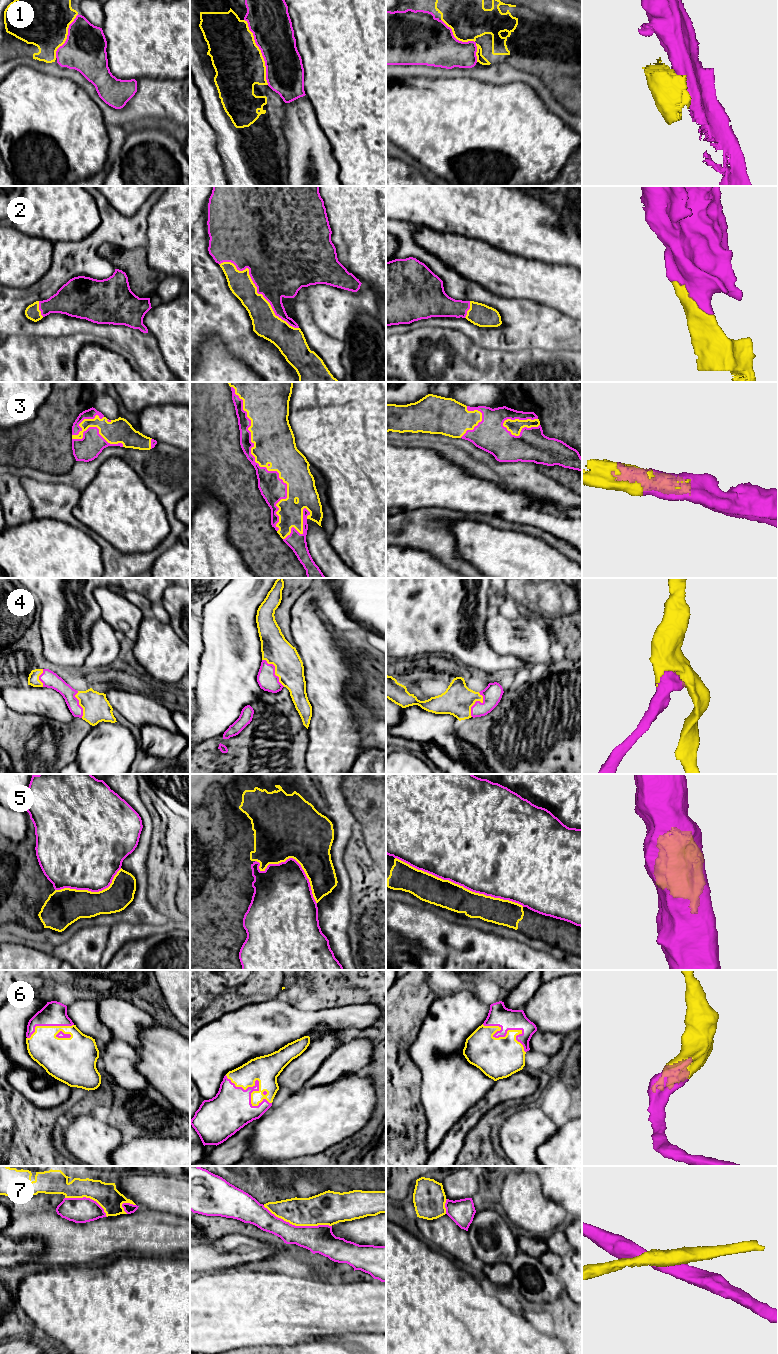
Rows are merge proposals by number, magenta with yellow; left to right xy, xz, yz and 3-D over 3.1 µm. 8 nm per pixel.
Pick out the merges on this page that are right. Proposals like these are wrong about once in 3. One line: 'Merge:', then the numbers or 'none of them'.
Merge: 2, 3, 4, 6

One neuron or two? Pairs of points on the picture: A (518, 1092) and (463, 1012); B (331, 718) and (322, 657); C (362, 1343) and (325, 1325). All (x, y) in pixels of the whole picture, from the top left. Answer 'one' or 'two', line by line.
A: two
B: one
C: two

